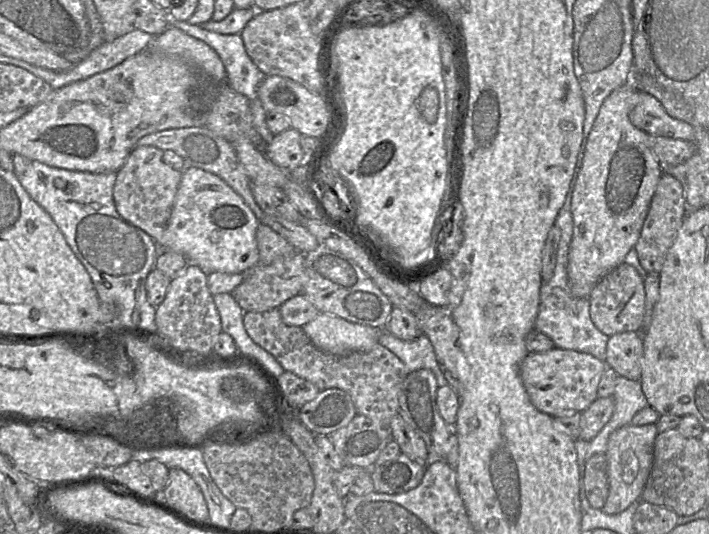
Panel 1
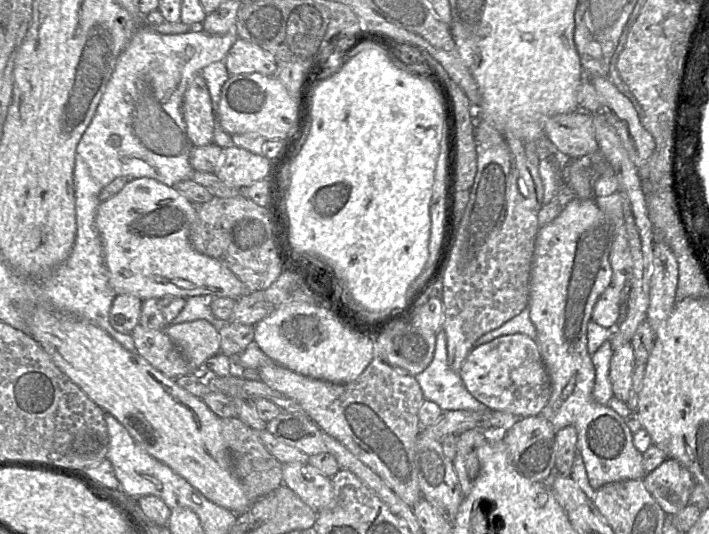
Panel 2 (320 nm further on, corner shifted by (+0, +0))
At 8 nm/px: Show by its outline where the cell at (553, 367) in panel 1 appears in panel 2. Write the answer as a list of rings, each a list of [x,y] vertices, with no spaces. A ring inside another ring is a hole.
[[[520,333],[500,336],[486,344],[475,346],[463,362],[459,374],[467,391],[487,408],[508,412],[519,418],[540,414],[551,395],[550,377],[538,345],[534,339]]]

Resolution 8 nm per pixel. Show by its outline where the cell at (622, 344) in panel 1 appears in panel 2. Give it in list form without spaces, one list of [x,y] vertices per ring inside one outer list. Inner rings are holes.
[[[631,342],[613,351],[609,365],[609,377],[614,397],[626,402],[632,385],[635,367],[634,351]]]

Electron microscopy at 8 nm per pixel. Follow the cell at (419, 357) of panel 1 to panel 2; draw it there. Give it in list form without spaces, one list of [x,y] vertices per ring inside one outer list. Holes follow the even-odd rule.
[[[441,328],[436,333],[436,343],[434,356],[428,367],[421,373],[414,376],[422,390],[424,399],[436,403],[444,412],[455,411],[455,410],[469,410],[469,411],[484,411],[487,408],[484,404],[474,398],[465,388],[465,385],[460,377],[459,371],[452,371],[447,363],[447,340],[446,333]]]

